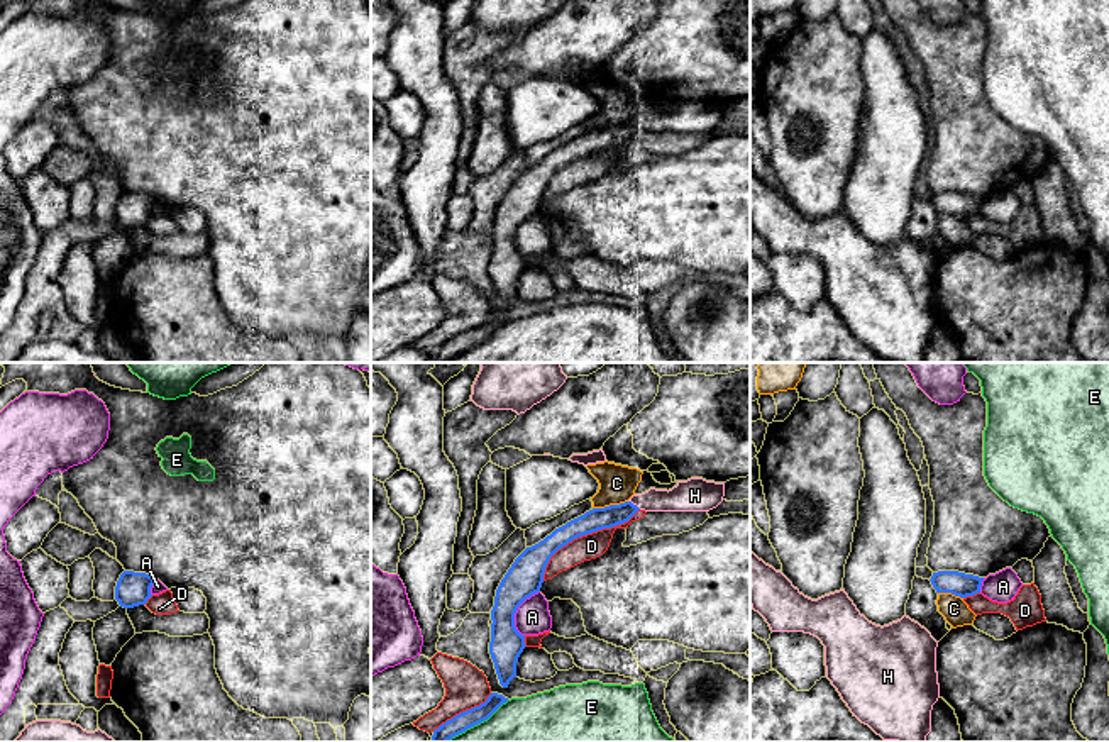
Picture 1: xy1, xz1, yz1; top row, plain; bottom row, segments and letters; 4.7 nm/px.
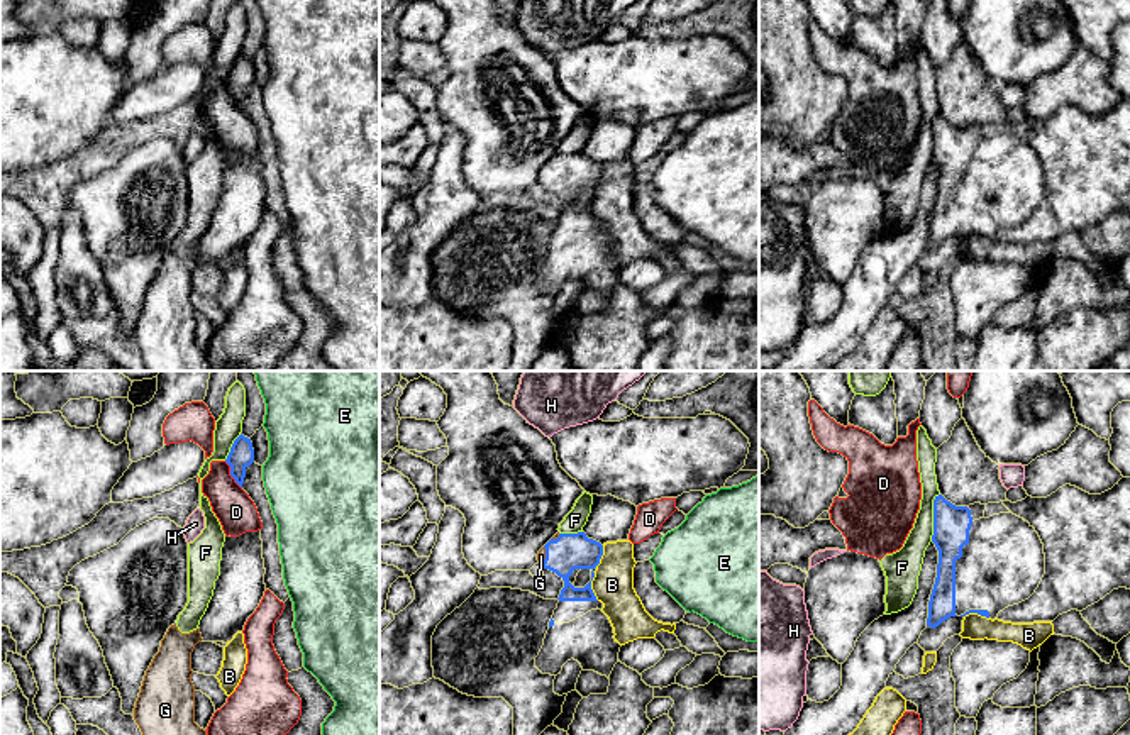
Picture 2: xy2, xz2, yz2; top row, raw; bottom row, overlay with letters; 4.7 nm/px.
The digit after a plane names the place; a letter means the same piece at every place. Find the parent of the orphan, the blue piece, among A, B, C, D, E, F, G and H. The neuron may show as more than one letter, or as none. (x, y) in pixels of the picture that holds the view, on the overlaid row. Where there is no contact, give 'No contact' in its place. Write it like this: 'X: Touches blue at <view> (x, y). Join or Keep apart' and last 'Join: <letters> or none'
A: Touches blue at xz1 (515, 612). Keep apart
B: Touches blue at xz2 (590, 586). Keep apart
C: Touches blue at xz1 (610, 505). Keep apart
D: Touches blue at xz1 (583, 534). Keep apart
E: Touches blue at xz1 (476, 724). Keep apart
F: Touches blue at yz2 (934, 517). Keep apart
G: Touches blue at xz2 (546, 556). Join
H: Touches blue at xz1 (635, 505). Keep apart
Join: G

